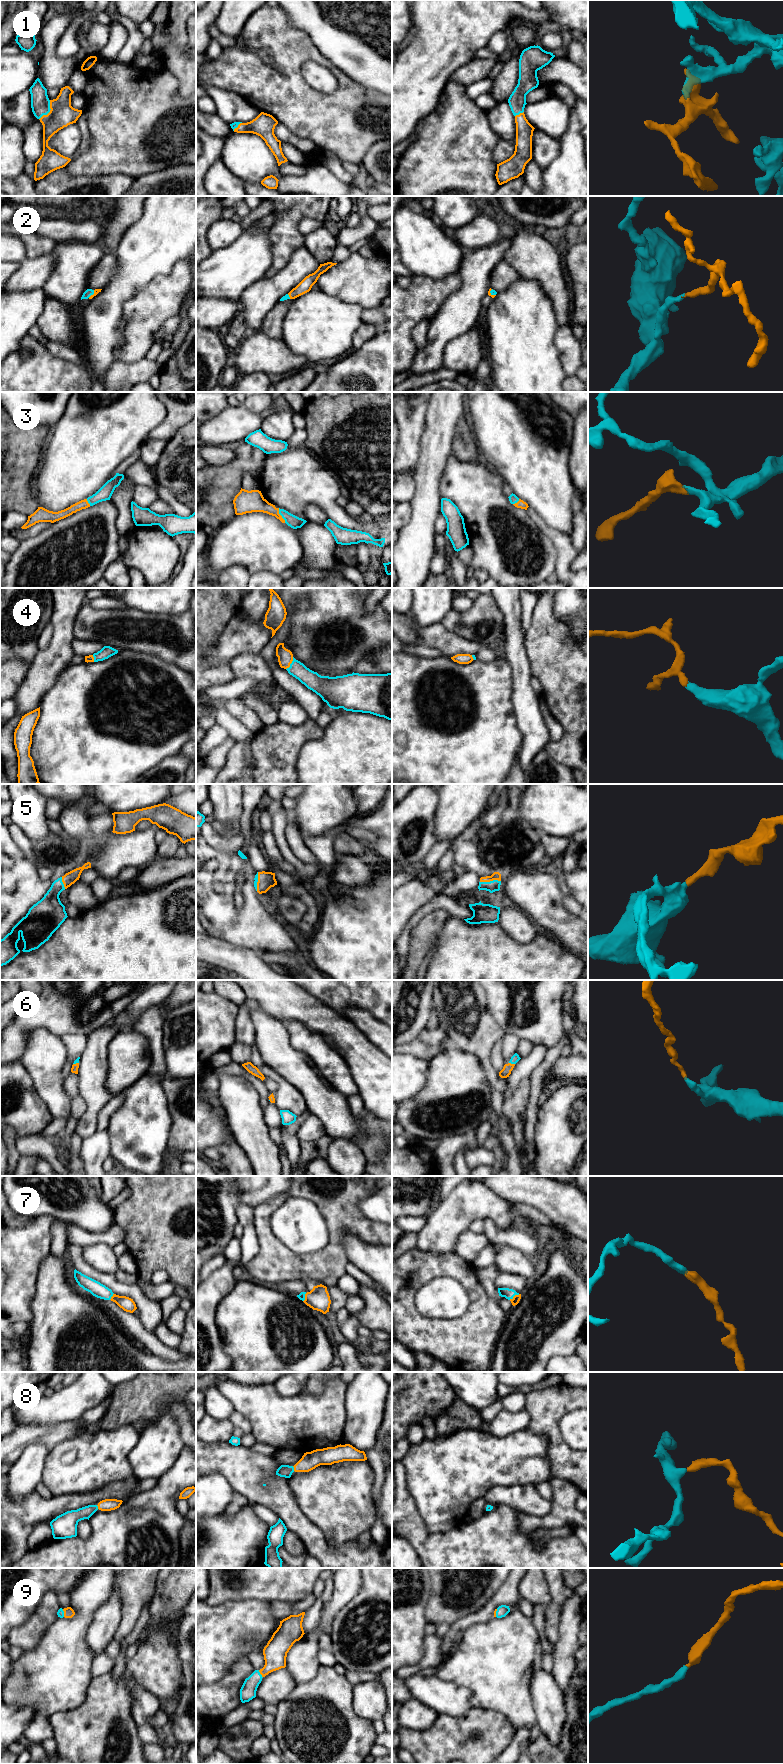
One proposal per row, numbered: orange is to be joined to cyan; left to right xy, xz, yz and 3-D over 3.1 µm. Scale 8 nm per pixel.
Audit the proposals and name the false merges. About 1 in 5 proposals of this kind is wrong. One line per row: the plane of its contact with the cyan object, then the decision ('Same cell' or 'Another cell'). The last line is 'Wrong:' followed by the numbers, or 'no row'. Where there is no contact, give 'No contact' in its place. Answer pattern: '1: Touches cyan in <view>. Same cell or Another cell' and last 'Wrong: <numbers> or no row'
1: Touches cyan in xy. Same cell
2: Touches cyan in yz. Same cell
3: Touches cyan in xz. Same cell
4: Touches cyan in xz. Same cell
5: Touches cyan in yz. Same cell
6: Touches cyan in yz. Same cell
7: Touches cyan in yz. Same cell
8: Touches cyan in xz. Same cell
9: Touches cyan in xz. Same cell
Wrong: no row

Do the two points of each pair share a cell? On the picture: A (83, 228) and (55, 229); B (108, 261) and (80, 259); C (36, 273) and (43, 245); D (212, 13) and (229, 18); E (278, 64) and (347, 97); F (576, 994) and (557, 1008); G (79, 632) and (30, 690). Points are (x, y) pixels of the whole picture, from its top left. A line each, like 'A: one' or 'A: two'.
A: one
B: two
C: two
D: two
E: one
F: two
G: two

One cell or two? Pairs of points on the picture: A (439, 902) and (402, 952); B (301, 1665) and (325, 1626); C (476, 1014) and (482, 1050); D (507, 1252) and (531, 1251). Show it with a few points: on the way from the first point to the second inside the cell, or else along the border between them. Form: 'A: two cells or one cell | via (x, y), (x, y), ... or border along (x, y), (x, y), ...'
A: one cell | via (425, 909), (411, 923), (405, 938)
B: one cell | via (303, 1655), (310, 1639), (315, 1634)
C: one cell | via (476, 1023), (479, 1041)
D: two cells | border along (499, 1243), (517, 1248), (532, 1259)

